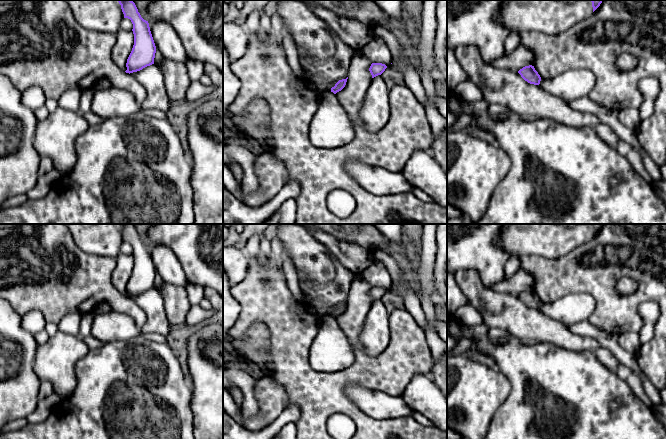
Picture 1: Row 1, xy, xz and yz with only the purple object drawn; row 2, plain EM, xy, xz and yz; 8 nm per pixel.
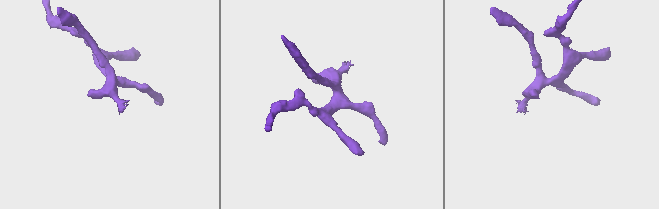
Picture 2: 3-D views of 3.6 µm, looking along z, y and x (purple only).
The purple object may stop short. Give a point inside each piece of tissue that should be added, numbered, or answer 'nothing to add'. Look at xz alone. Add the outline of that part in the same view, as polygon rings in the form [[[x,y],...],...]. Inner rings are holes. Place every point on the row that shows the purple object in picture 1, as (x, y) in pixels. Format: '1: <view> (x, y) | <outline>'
nothing to add

